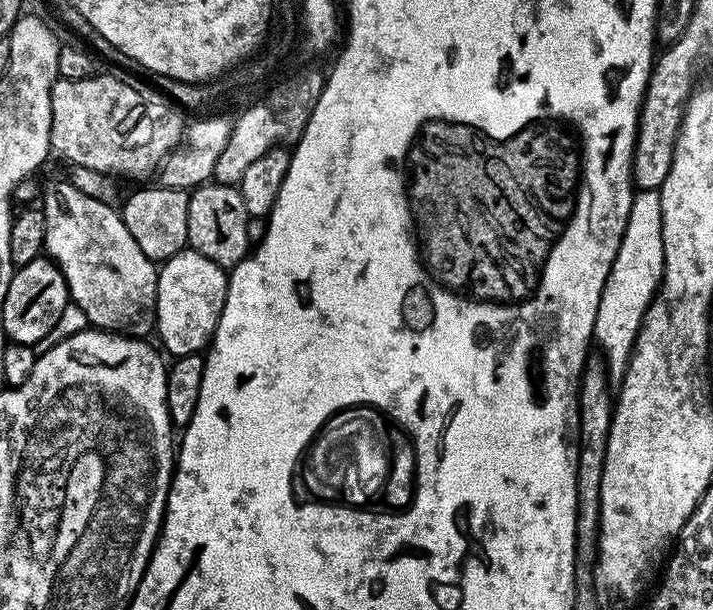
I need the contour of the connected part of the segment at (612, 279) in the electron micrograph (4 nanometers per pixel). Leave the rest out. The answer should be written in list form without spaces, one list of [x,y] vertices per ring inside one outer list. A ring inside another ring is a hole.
[[[645,188],[633,195],[626,230],[622,234],[614,266],[604,283],[592,331],[595,347],[601,348],[599,351],[603,362],[608,367],[609,381],[623,380],[628,359],[632,357],[632,347],[636,345],[640,328],[644,324],[644,315],[651,306],[663,277],[662,202],[657,189]]]

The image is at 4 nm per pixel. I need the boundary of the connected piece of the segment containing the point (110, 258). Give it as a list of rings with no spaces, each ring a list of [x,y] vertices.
[[[64,179],[46,184],[40,200],[40,208],[46,218],[47,234],[45,253],[58,264],[67,282],[71,303],[81,308],[93,329],[137,338],[147,337],[156,322],[157,265],[134,242],[130,230],[126,230],[123,215],[111,203],[80,192],[71,181]]]

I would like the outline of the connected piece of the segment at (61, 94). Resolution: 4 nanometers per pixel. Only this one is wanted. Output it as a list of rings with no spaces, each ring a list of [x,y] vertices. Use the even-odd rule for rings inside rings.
[[[93,74],[82,80],[58,78],[50,94],[50,114],[52,152],[69,160],[69,165],[85,167],[112,178],[148,176],[151,172],[153,175],[183,140],[186,127],[186,120],[180,117],[182,112],[179,107],[107,74]]]

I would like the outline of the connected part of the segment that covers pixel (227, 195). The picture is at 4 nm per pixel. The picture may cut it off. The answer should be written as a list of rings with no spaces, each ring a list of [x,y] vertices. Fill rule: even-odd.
[[[209,182],[191,189],[186,210],[186,234],[191,251],[210,258],[210,262],[220,268],[231,270],[241,264],[250,251],[248,223],[250,217],[239,187]]]

